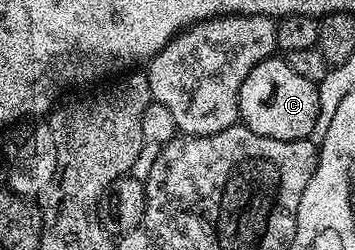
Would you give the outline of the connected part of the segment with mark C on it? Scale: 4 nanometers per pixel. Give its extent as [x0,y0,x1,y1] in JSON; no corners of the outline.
[239,56,318,141]

